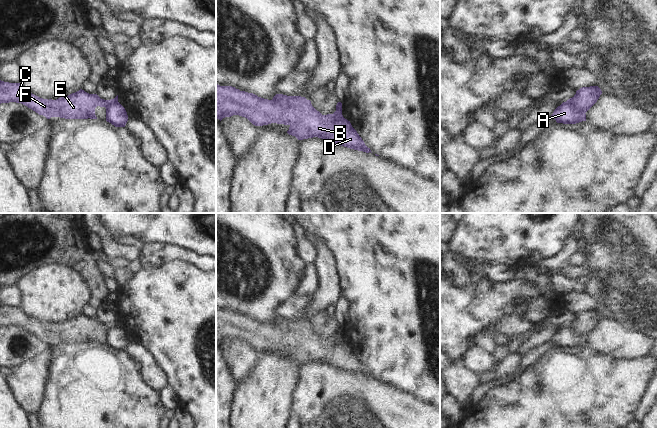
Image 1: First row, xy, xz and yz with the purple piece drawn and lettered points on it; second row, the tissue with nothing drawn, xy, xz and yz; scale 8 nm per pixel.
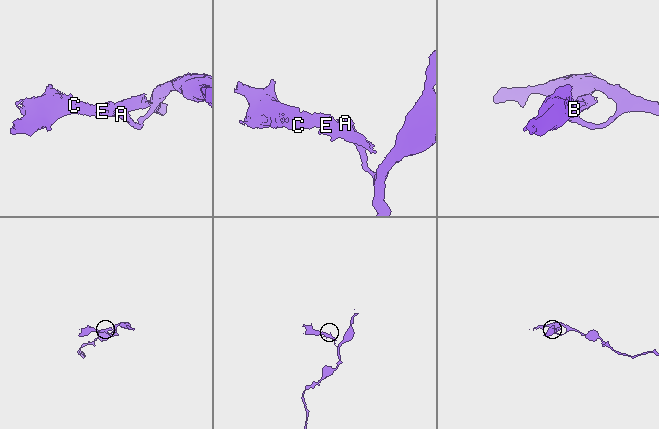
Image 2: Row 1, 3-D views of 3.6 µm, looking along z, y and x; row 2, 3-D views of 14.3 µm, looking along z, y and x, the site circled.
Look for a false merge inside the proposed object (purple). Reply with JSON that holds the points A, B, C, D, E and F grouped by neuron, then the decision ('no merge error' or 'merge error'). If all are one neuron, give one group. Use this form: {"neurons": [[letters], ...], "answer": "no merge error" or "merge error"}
{"neurons": [["A"], ["B", "C", "D", "E", "F"]], "answer": "merge error"}

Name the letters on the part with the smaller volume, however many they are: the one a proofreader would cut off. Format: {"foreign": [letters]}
{"foreign": ["B", "C", "D", "E", "F"]}

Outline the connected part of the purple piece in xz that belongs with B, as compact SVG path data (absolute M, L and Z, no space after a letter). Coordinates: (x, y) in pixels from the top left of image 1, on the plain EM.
M216 307L216 342L221 345L223 342L233 339L245 341L255 350L271 347L289 349L287 357L295 360L298 364L318 361L350 373L371 376L350 345L345 342L336 343L333 338L322 339L305 321L276 318L272 324L268 324L253 317L240 315L232 310L220 310Z

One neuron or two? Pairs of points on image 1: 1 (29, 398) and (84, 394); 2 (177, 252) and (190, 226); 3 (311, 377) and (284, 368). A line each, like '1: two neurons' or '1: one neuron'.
1: two neurons
2: two neurons
3: two neurons

